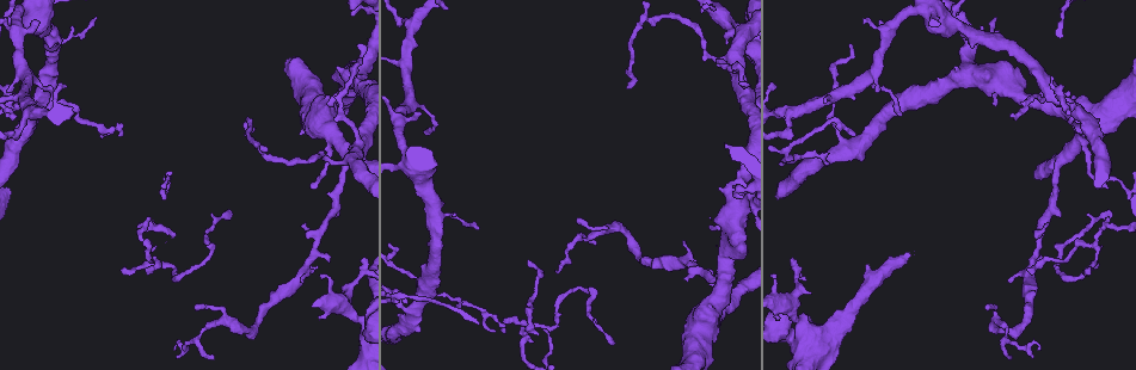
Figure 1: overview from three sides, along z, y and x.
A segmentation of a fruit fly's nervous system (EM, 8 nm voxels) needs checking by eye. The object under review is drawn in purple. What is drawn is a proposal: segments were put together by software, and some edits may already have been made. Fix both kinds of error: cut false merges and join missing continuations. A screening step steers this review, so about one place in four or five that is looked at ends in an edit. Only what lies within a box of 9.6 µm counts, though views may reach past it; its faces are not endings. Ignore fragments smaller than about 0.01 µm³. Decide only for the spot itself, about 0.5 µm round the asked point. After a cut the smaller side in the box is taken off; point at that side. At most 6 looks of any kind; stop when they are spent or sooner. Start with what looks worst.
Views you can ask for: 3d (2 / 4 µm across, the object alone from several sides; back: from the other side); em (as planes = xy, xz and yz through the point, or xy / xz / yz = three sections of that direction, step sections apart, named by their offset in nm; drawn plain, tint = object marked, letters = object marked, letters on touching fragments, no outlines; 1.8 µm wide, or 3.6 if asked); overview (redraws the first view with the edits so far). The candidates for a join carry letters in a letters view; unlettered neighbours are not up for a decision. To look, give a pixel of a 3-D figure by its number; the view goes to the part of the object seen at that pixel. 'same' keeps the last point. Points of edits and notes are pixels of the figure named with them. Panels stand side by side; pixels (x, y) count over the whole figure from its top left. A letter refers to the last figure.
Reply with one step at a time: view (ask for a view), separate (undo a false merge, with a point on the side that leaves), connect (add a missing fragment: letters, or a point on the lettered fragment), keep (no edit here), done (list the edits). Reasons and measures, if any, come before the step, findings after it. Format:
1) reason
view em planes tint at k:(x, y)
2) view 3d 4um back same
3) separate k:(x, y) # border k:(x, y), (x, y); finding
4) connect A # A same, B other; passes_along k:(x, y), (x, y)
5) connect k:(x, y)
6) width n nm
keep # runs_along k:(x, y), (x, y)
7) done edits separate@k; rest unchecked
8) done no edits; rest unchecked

sharp bend
view 3d 2um at 1:(426, 291)

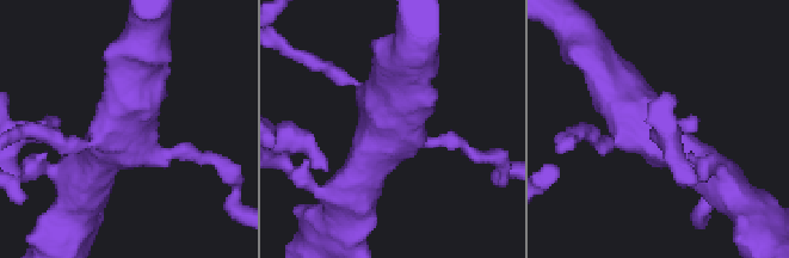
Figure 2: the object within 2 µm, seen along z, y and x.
shape alone is not enough
view em planes letters at 2:(392, 126)

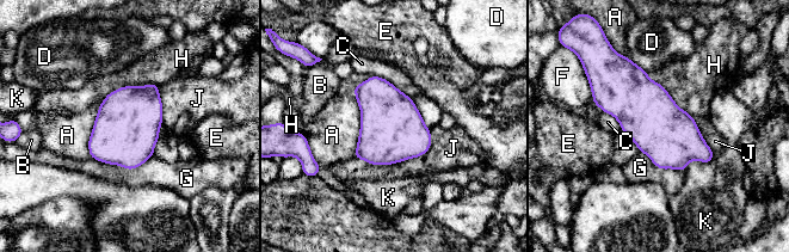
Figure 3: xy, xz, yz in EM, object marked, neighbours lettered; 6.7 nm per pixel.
width 400 nm
keep # A other, B other, C other, D other, E other, F other, G other, H other, J other, K other; border 3:(158, 85), (123, 85), (99, 105); all the same neuron

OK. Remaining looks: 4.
sudden change in width
view em 3.6um xy step 4 tint at 1:(412, 22)

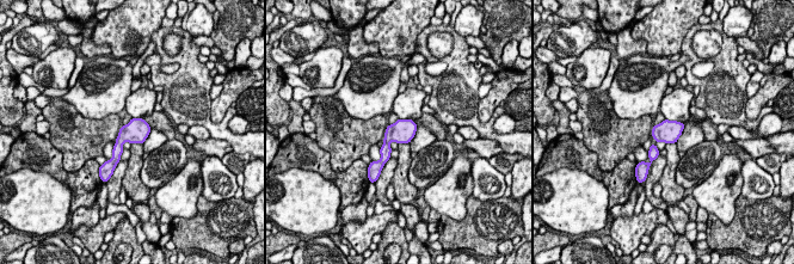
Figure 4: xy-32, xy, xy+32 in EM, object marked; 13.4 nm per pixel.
another direction
view em 3.6um planes letters same

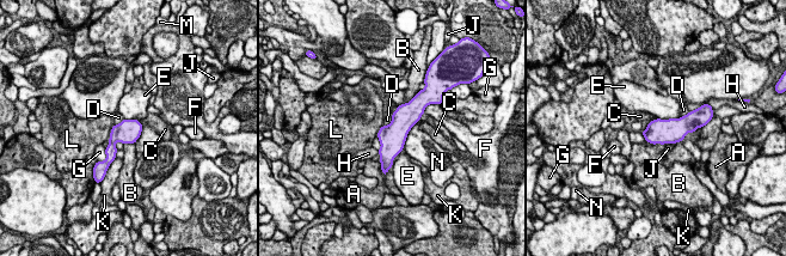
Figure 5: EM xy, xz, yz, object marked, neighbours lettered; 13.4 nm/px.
keep # A other, B other, C other, D other, E other, F other, G other, H other, J other, K other, L other, M other, N other; border 5:(392, 115), (392, 120), (384, 126); all the same neuron

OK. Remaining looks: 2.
thick turns thin
view em planes letters at 1:(350, 161)

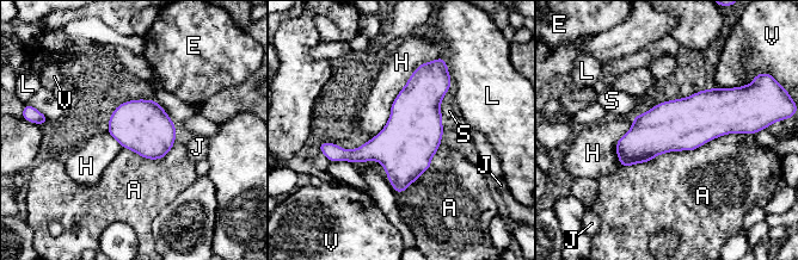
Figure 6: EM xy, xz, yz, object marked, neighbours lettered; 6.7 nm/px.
keep # A other, E other, H other, J other, L other, S other, V other; border 6:(437, 59), (416, 68), (370, 138); one neuron here

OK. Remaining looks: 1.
done no edits; rest unchecked

